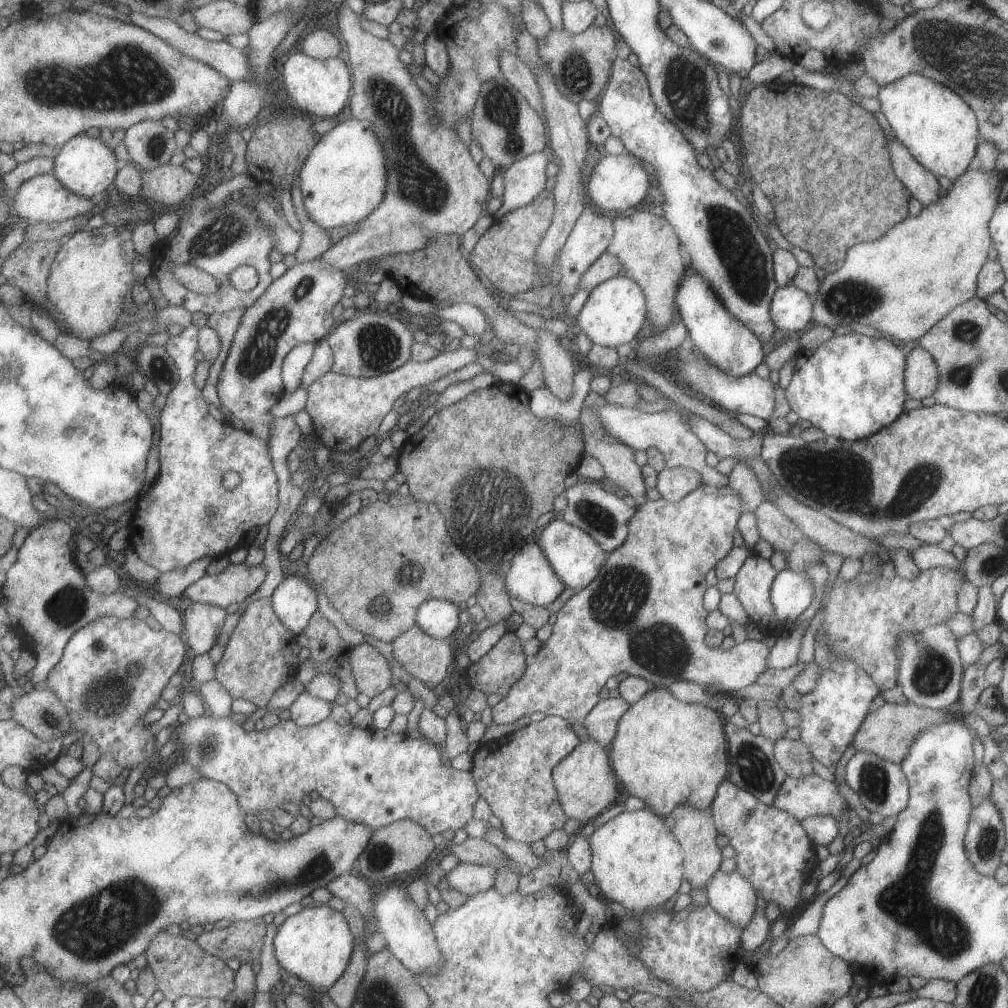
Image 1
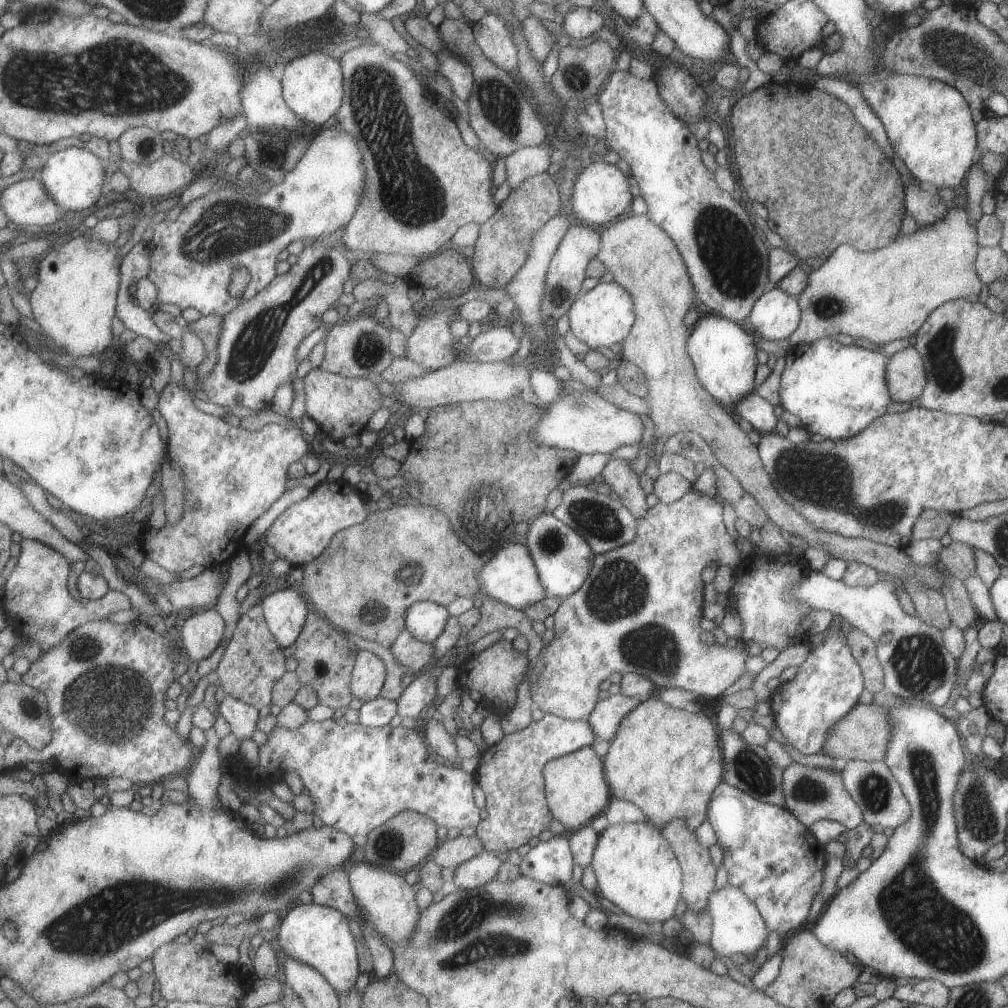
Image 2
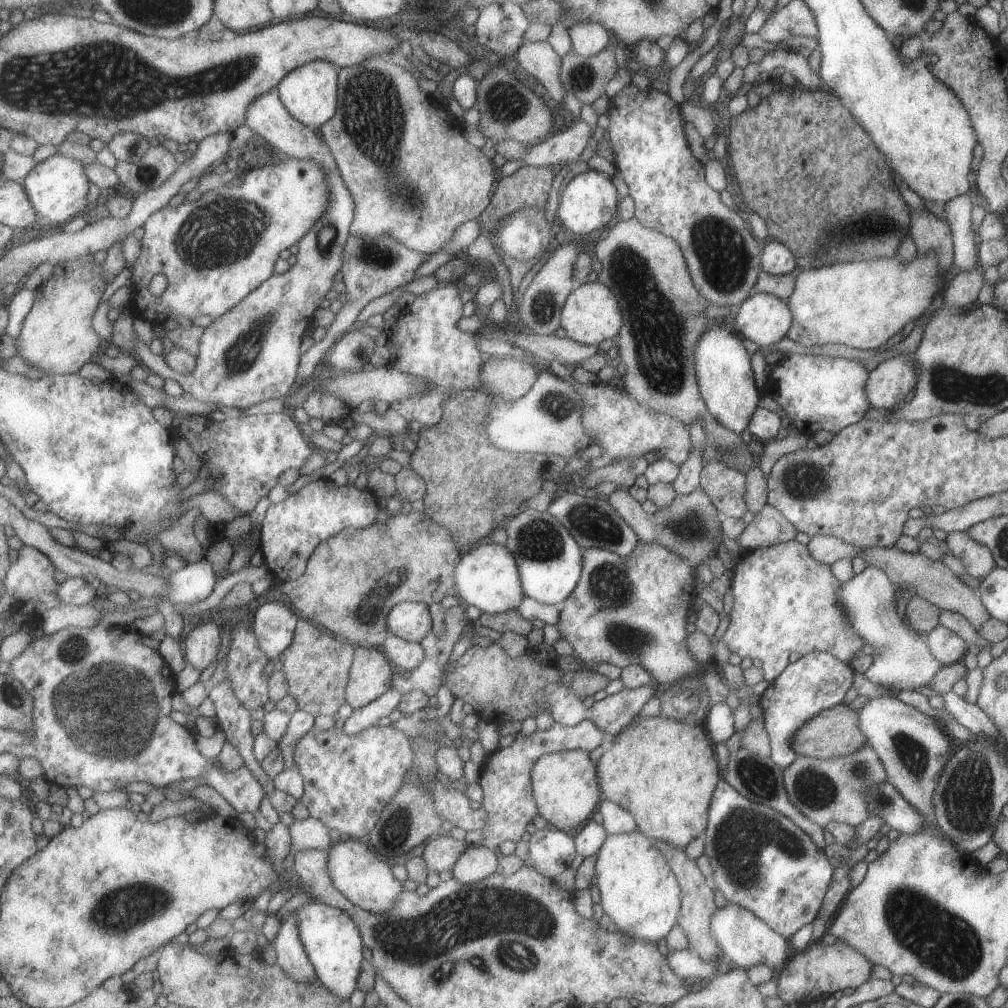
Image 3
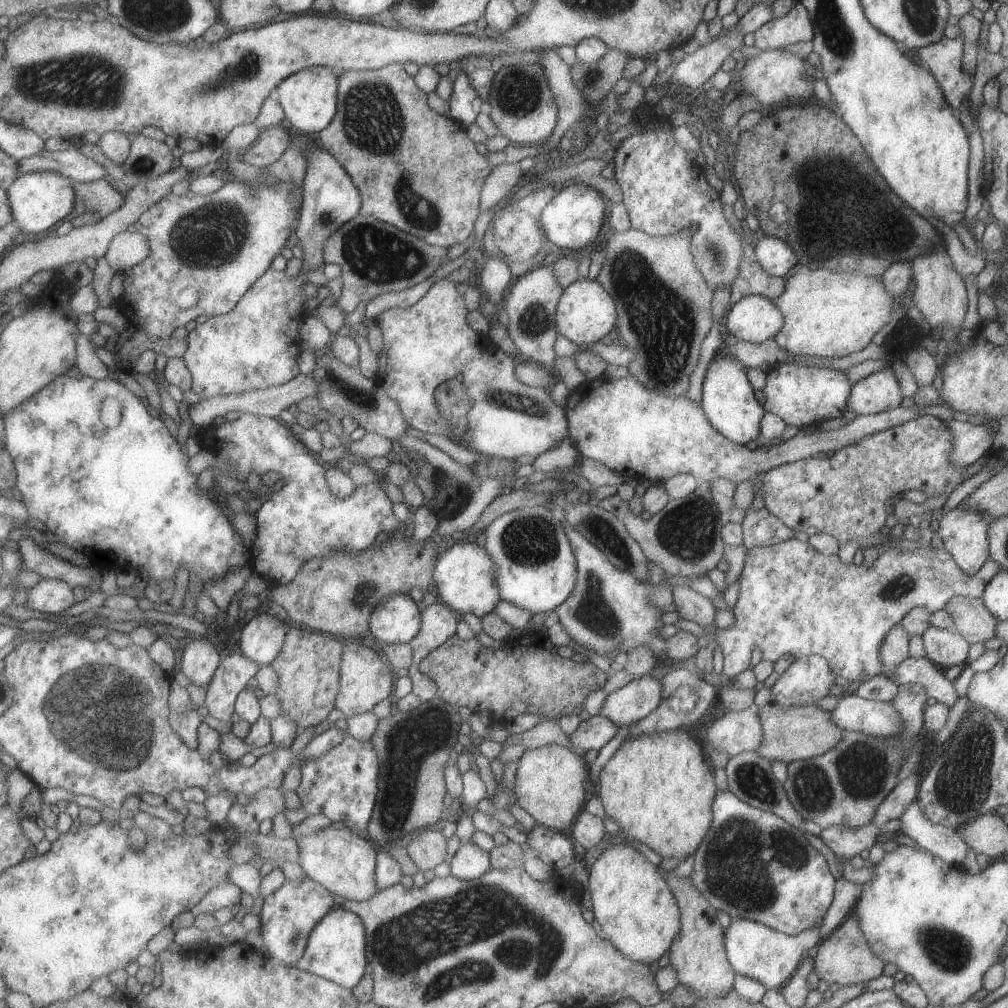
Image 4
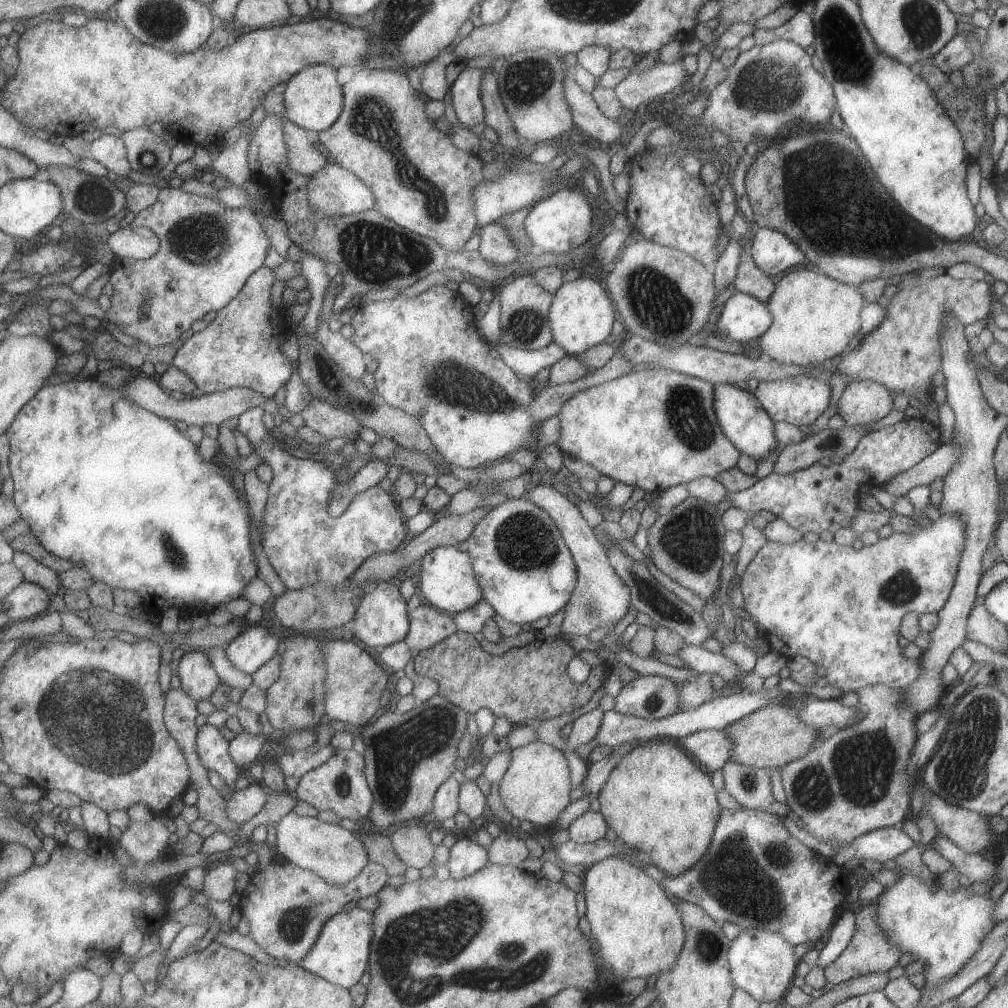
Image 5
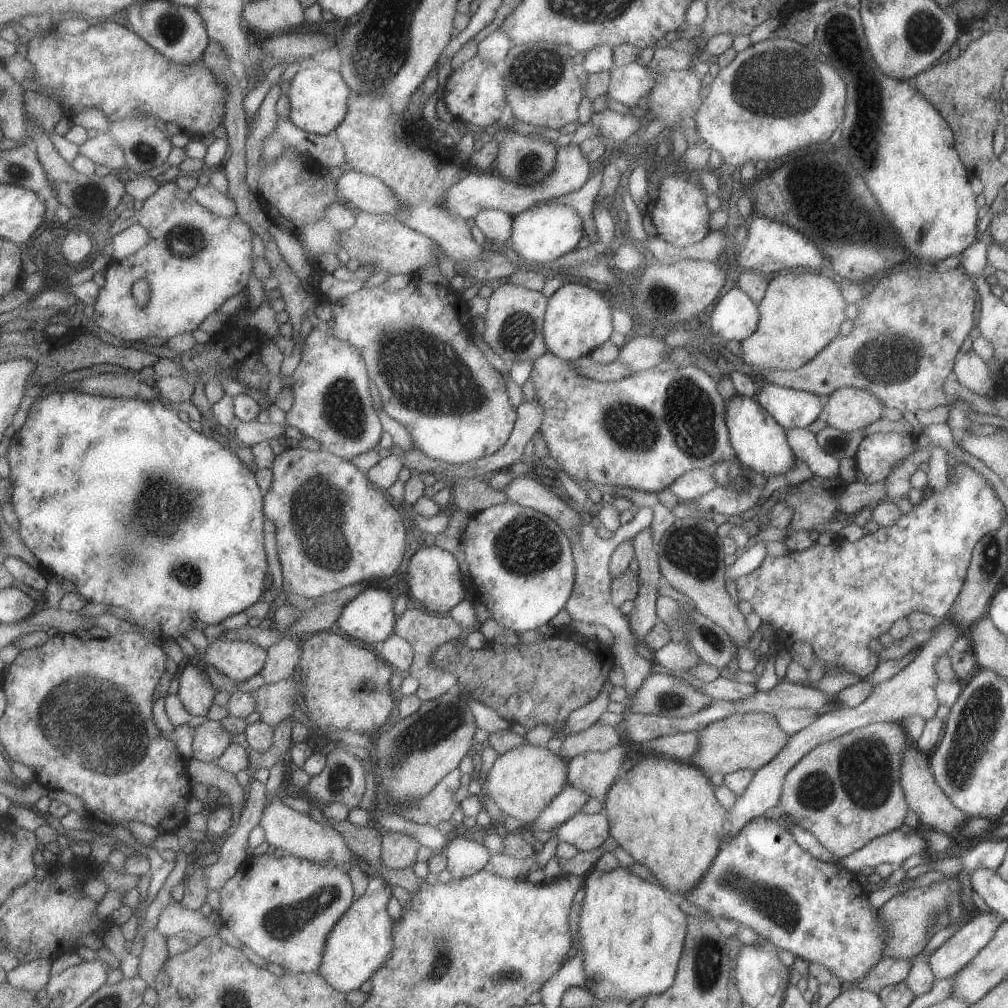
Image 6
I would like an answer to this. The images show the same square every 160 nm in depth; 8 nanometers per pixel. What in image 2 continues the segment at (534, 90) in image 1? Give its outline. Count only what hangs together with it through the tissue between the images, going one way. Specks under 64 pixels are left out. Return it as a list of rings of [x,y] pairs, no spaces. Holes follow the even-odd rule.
[[[488,14],[472,24],[475,39],[483,53],[494,64],[507,72],[518,70],[517,48],[509,36],[509,28],[499,14]]]

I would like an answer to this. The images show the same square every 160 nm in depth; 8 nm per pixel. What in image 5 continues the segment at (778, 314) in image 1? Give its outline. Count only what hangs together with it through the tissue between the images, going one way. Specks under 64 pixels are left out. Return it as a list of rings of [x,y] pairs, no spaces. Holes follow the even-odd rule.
[[[737,291],[724,302],[716,323],[717,335],[727,338],[728,342],[747,343],[758,339],[771,323],[772,316],[766,303]]]

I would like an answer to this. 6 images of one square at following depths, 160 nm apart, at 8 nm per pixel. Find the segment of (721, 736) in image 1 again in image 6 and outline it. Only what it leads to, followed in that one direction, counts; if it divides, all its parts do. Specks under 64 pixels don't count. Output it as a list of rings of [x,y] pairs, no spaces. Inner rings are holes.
[[[650,753],[612,782],[602,802],[609,834],[616,844],[630,854],[635,863],[648,868],[658,884],[677,900],[695,886],[713,862],[720,842],[726,838],[723,832],[725,810],[715,799],[713,791],[709,777],[697,765]]]

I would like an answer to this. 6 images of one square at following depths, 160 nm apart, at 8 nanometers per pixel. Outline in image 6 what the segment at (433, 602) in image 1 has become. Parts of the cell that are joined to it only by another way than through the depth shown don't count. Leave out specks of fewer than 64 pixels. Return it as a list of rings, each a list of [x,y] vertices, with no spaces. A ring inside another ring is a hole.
[[[367,587],[345,607],[338,624],[349,636],[367,644],[385,642],[396,634],[395,598],[387,588]]]

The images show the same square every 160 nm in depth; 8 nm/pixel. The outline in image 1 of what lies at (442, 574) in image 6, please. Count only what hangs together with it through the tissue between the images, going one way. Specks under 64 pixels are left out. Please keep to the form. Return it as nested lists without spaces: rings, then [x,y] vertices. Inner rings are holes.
[[[533,543],[524,544],[514,554],[509,571],[504,575],[504,585],[510,597],[542,607],[545,607],[549,602],[553,602],[561,594],[561,591],[566,588],[564,582],[552,569],[543,550]]]

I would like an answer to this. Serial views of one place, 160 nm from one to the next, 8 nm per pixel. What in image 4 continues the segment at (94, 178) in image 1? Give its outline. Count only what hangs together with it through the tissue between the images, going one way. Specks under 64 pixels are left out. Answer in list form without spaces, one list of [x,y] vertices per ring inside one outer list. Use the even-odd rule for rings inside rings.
[[[33,172],[21,175],[7,188],[7,196],[13,212],[13,231],[21,230],[35,234],[61,224],[75,210],[75,188],[73,181],[59,172]]]

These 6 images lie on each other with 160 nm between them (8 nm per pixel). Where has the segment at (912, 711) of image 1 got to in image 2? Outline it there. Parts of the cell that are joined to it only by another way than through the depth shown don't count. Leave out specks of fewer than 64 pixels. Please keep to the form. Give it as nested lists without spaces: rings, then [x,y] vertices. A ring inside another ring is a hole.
[[[858,703],[827,730],[821,754],[835,760],[840,765],[849,760],[883,761],[889,738],[891,738],[891,732],[887,724],[887,710],[872,703],[870,705]]]

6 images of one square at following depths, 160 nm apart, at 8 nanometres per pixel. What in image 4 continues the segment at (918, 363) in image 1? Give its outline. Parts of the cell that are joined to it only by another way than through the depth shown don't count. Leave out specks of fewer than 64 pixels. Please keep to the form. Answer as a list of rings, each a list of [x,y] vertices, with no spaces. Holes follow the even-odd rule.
[[[883,368],[852,384],[847,409],[855,415],[869,415],[899,407],[902,401],[895,374]]]

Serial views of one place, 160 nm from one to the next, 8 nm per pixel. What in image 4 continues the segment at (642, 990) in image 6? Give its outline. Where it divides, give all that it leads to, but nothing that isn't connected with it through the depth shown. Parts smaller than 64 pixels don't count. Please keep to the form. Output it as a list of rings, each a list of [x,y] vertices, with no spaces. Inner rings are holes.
[[[613,844],[599,854],[599,858],[587,869],[587,874],[589,878],[585,890],[589,892],[593,918],[599,922],[605,938],[615,946],[615,950],[619,950],[621,956],[631,962],[650,964],[669,950],[679,932],[680,912],[669,886],[649,860],[627,844]]]

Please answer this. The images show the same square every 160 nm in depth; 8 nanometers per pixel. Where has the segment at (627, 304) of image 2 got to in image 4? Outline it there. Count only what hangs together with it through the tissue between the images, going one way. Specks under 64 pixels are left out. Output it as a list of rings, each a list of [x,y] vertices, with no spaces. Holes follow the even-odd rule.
[[[578,279],[563,289],[554,315],[558,334],[568,342],[587,348],[595,344],[616,327],[616,310],[609,294],[596,280]]]

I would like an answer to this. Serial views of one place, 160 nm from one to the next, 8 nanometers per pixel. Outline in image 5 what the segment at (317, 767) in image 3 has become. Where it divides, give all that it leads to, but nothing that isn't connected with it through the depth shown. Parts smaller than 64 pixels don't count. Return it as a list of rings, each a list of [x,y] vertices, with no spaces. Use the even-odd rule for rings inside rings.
[[[352,748],[338,749],[319,768],[302,776],[298,789],[294,792],[301,801],[312,804],[320,811],[336,812],[340,818],[361,820],[370,816],[374,805],[374,791],[366,775],[366,757]]]

